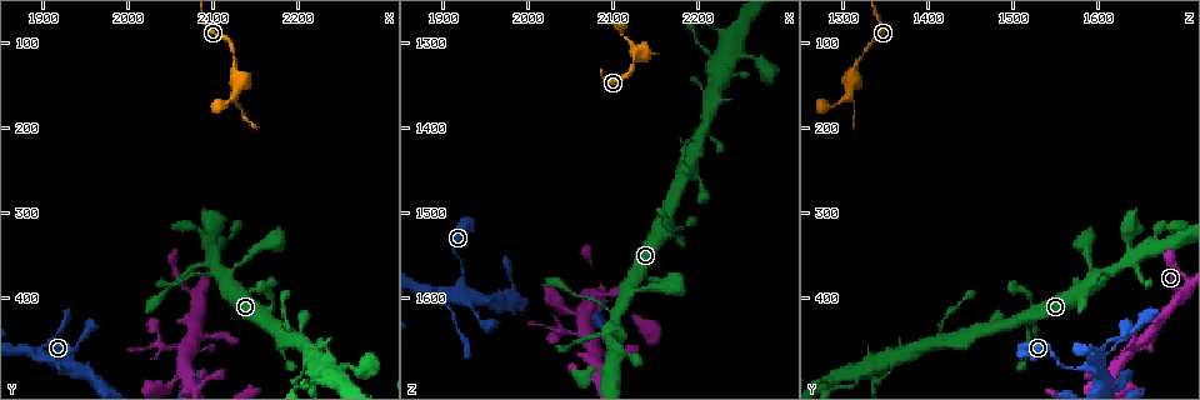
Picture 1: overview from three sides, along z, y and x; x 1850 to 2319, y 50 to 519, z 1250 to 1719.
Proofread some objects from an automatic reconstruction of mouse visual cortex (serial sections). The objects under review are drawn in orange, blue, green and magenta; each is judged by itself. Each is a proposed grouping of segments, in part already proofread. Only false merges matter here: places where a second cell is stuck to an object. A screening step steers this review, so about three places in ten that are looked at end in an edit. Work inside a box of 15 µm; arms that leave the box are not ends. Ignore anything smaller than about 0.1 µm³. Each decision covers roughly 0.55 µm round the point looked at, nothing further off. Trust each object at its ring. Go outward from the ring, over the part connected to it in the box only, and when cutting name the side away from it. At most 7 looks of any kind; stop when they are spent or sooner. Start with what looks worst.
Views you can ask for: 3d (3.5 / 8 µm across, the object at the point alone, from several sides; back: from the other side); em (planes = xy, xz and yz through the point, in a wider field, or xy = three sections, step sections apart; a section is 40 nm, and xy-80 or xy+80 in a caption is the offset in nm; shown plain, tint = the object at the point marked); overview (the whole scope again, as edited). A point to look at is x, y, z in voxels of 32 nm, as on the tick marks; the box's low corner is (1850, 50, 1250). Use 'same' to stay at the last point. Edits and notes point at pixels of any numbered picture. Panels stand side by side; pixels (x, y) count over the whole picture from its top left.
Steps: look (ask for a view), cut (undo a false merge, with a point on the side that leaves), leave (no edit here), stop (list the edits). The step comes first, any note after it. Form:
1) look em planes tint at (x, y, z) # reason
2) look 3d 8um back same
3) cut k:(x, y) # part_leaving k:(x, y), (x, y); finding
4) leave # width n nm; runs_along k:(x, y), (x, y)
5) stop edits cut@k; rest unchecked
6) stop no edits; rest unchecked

look 3d 3.5um at (2120, 165, 1305) # sudden change in width

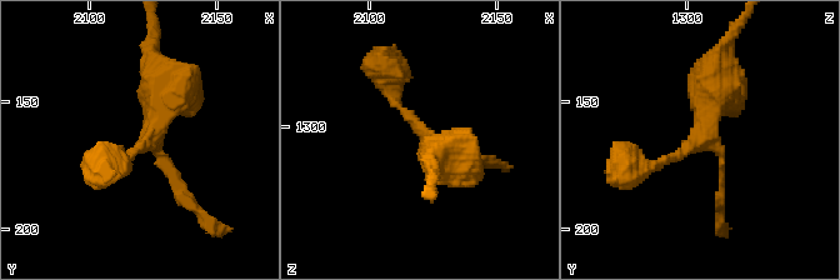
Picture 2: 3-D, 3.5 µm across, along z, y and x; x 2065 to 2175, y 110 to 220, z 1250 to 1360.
look em xy step 1 tint at (2123, 167, 1303) # now the EM

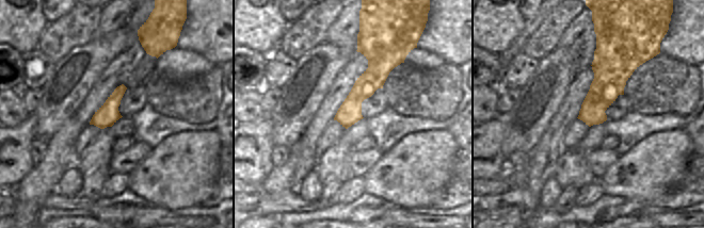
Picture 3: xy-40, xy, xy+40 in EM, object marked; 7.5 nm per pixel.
leave # runs_along 2:(718, 66), (695, 143), (656, 165), (630, 165); all the same cell

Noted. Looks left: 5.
look 3d 3.5um at (2215, 485, 1330) # four arms meet

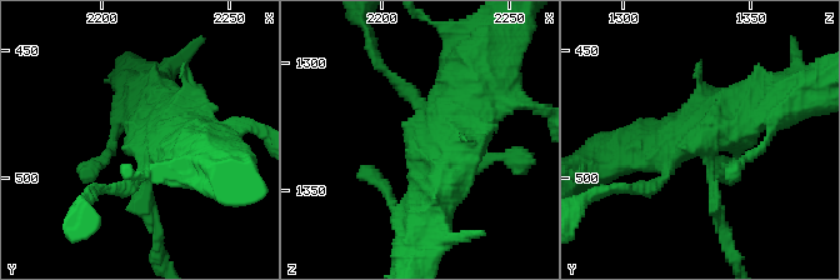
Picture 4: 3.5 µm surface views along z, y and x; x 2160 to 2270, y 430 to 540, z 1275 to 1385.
look em xy step 5 tint at (2216, 487, 1333) # need the tissue

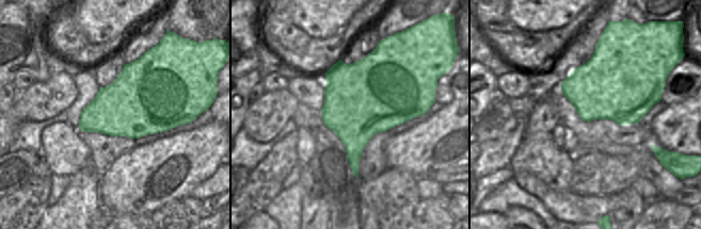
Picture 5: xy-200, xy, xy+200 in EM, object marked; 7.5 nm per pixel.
leave # runs_along 4:(753, 99), (710, 126), (724, 223); all the same cell

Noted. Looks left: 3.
look em xy step 1 tint at (2045, 460, 1635) # abrupt turn

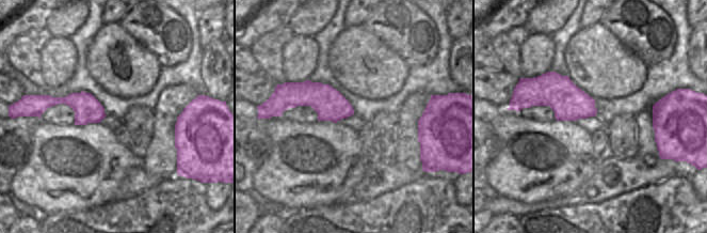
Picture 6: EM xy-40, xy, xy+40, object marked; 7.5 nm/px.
look 3d 3.5um same

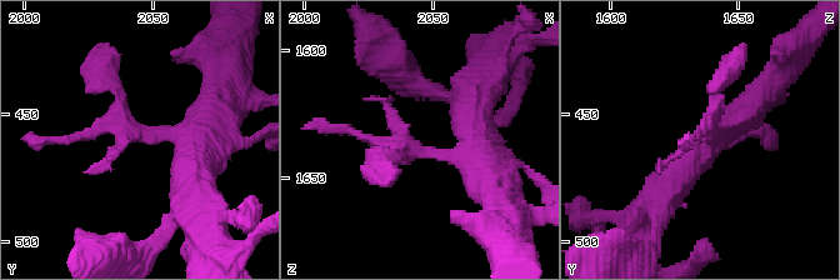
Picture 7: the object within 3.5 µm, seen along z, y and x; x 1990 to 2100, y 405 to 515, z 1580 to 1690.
leave # runs_along 7:(203, 125), (126, 133), (103, 68); all the same cell

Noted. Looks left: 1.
stop no edits; rest unchecked

